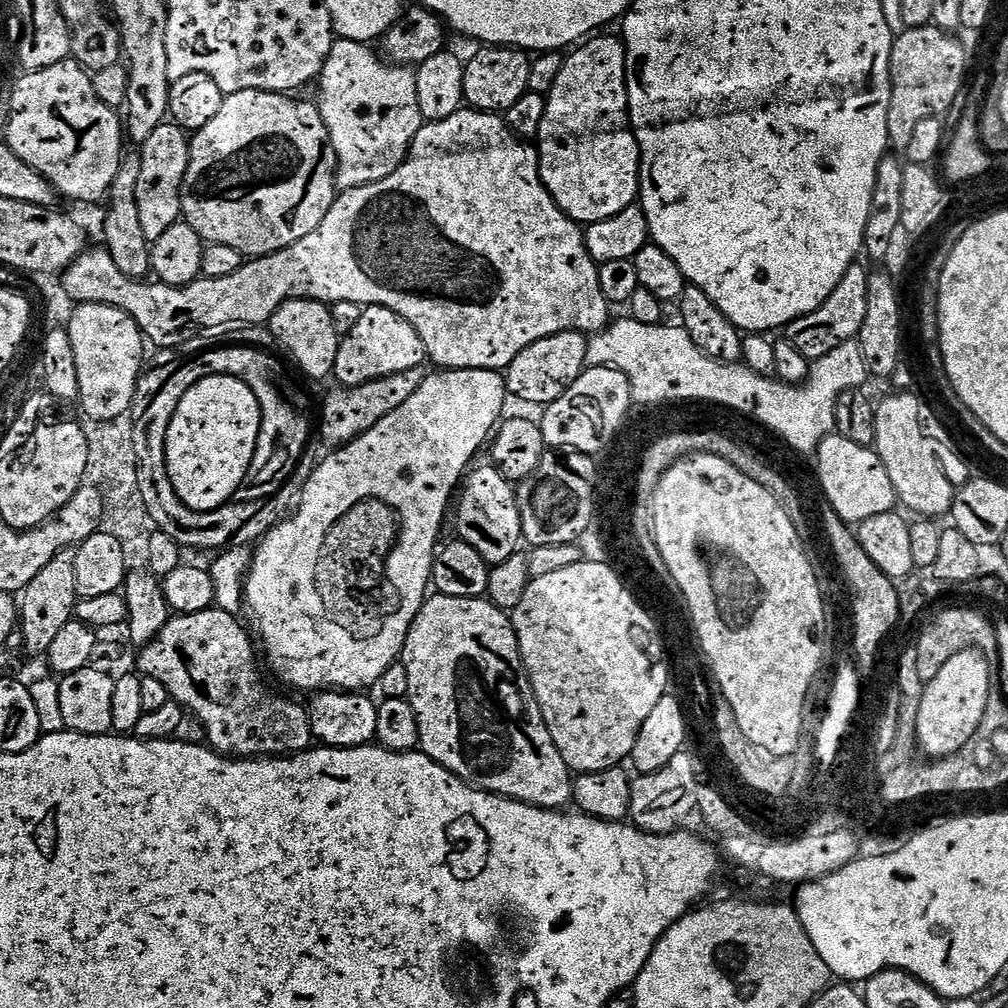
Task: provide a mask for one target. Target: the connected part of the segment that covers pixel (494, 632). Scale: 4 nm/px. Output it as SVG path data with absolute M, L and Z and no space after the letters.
M439 594L427 597L407 630L400 663L406 670L406 699L418 722L419 751L481 791L522 801L536 808L560 810L569 805L572 799L571 769L554 746L532 685L526 676L520 675L523 661L516 631L511 617L503 609L485 597Z

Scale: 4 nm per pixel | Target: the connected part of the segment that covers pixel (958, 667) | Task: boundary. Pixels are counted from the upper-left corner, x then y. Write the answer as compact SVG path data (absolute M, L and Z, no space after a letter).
M980 650L954 654L954 658L946 661L938 670L938 674L931 676L925 683L921 705L918 707L915 743L926 755L951 758L959 752L962 746L966 746L966 742L970 742L974 730L978 730L978 722L982 720L982 714L990 707L988 695L992 692L992 676L994 680L993 669L992 672L988 669L984 656L985 653Z

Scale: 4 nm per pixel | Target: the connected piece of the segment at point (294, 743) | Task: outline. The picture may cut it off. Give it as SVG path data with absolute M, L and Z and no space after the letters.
M211 607L201 612L186 612L183 614L173 615L164 626L162 630L139 649L138 656L140 656L139 671L150 678L158 678L158 682L162 682L162 686L168 691L169 697L184 710L187 710L194 717L196 723L200 724L204 729L204 740L207 747L214 752L219 752L220 755L229 758L275 758L278 756L294 756L297 752L307 752L309 748L313 747L314 737L312 735L312 727L308 721L308 713L303 707L300 708L292 700L287 700L284 696L275 696L272 692L267 692L264 689L264 684L260 681L260 672L256 669L256 656L252 653L253 641L250 639L249 633L245 627L236 621L237 617L230 612L224 612L221 608Z

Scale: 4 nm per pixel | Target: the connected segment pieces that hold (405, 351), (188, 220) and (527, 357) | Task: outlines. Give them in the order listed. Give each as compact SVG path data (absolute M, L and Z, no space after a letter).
M374 304L365 307L351 328L343 333L342 339L336 346L331 375L336 376L337 385L353 388L371 380L419 368L425 360L422 338L418 338L414 326L410 326L410 322L394 314L394 310Z
M242 90L233 96L225 96L218 114L214 114L214 118L210 118L191 137L192 145L188 148L188 165L184 168L184 181L179 181L178 184L178 212L183 223L190 225L200 235L201 241L222 246L234 246L234 250L238 250L241 257L244 258L269 256L298 242L320 223L322 215L320 184L316 181L316 175L320 172L320 159L323 158L324 152L326 156L328 131L320 117L320 109L315 103L307 104L304 100L292 99L296 98L282 92L259 92L258 90Z
M571 331L559 332L526 346L526 350L519 352L503 373L507 395L517 396L524 404L553 404L584 371L584 351L587 345L588 336L585 333Z

